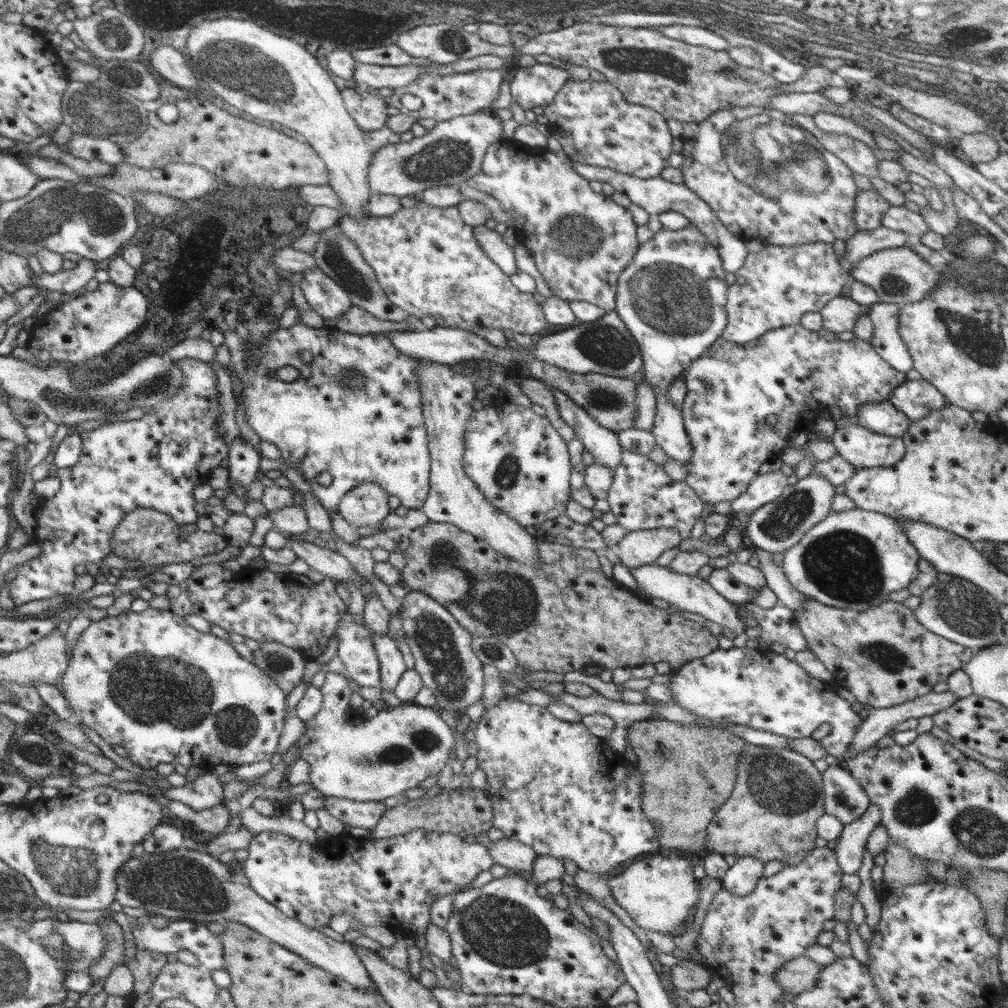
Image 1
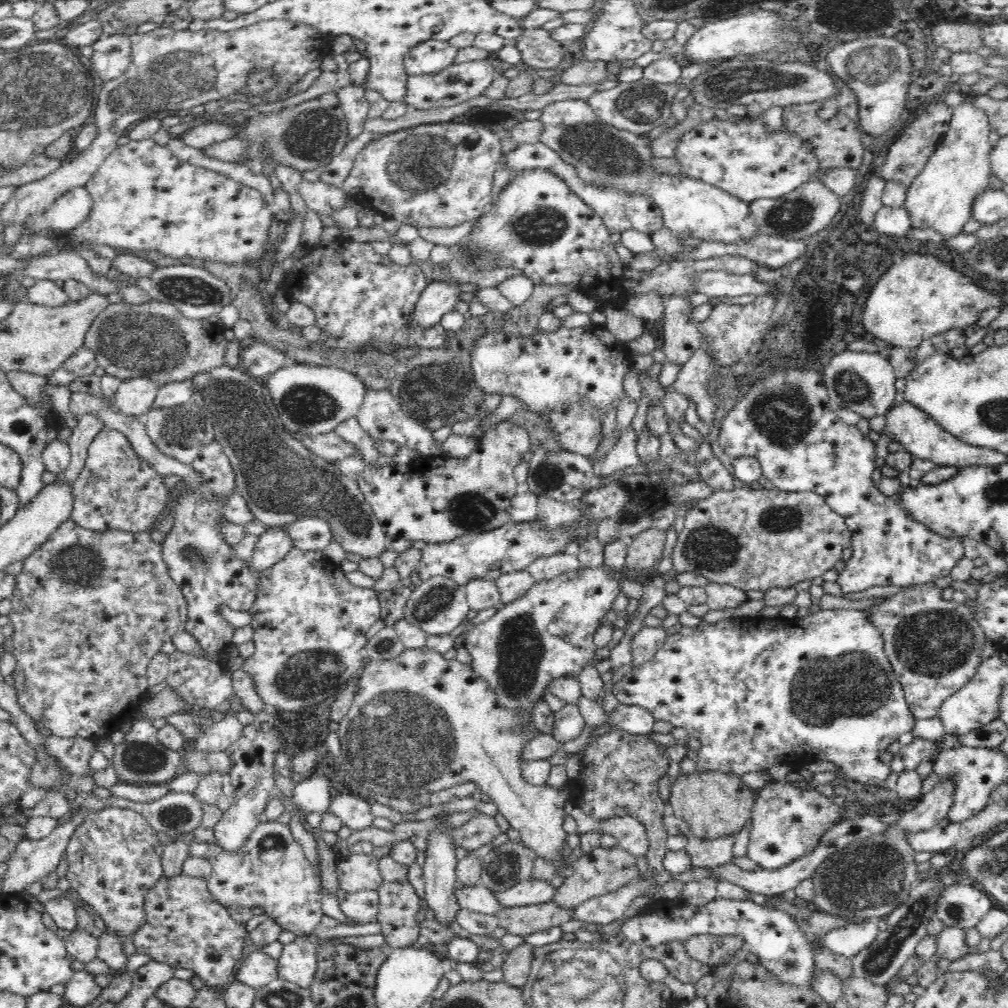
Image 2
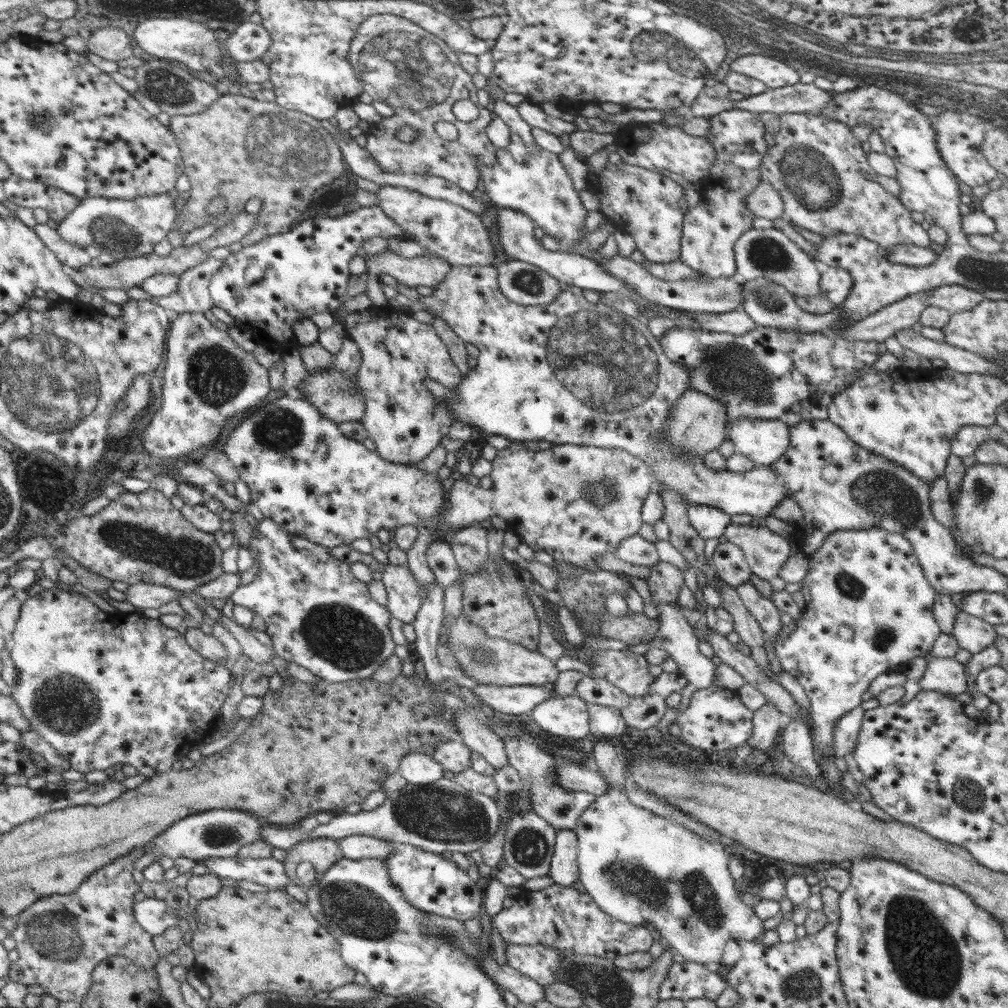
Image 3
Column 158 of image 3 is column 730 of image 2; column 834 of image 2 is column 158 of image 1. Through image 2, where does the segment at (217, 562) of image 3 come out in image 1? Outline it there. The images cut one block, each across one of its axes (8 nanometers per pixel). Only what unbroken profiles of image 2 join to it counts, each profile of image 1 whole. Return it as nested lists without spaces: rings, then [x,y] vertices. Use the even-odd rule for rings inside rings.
[[[136,509],[124,515],[114,529],[110,539],[111,552],[126,560],[140,560],[140,566],[137,568],[146,568],[153,564],[160,566],[160,564],[186,563],[197,556],[220,552],[229,545],[223,536],[200,529],[182,539],[179,535],[181,527],[183,525],[174,523],[170,515],[151,509]]]

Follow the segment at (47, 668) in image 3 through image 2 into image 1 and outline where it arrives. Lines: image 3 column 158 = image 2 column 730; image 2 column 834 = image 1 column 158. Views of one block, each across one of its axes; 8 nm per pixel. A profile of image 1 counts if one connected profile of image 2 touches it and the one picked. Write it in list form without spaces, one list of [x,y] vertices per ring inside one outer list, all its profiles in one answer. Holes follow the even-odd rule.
[[[148,607],[143,612],[126,611],[118,616],[107,616],[98,621],[92,621],[82,632],[74,644],[72,658],[63,676],[60,690],[68,703],[68,710],[72,711],[74,722],[80,726],[88,726],[96,732],[111,748],[122,747],[128,751],[130,761],[141,769],[154,769],[160,763],[173,765],[182,764],[186,768],[198,766],[204,770],[212,770],[218,764],[248,764],[254,762],[268,762],[277,753],[279,738],[282,735],[286,712],[287,694],[280,690],[275,680],[263,673],[252,661],[242,657],[232,647],[230,641],[220,639],[211,632],[202,632],[193,626],[185,624],[183,617],[174,614],[170,609],[158,610]]]

